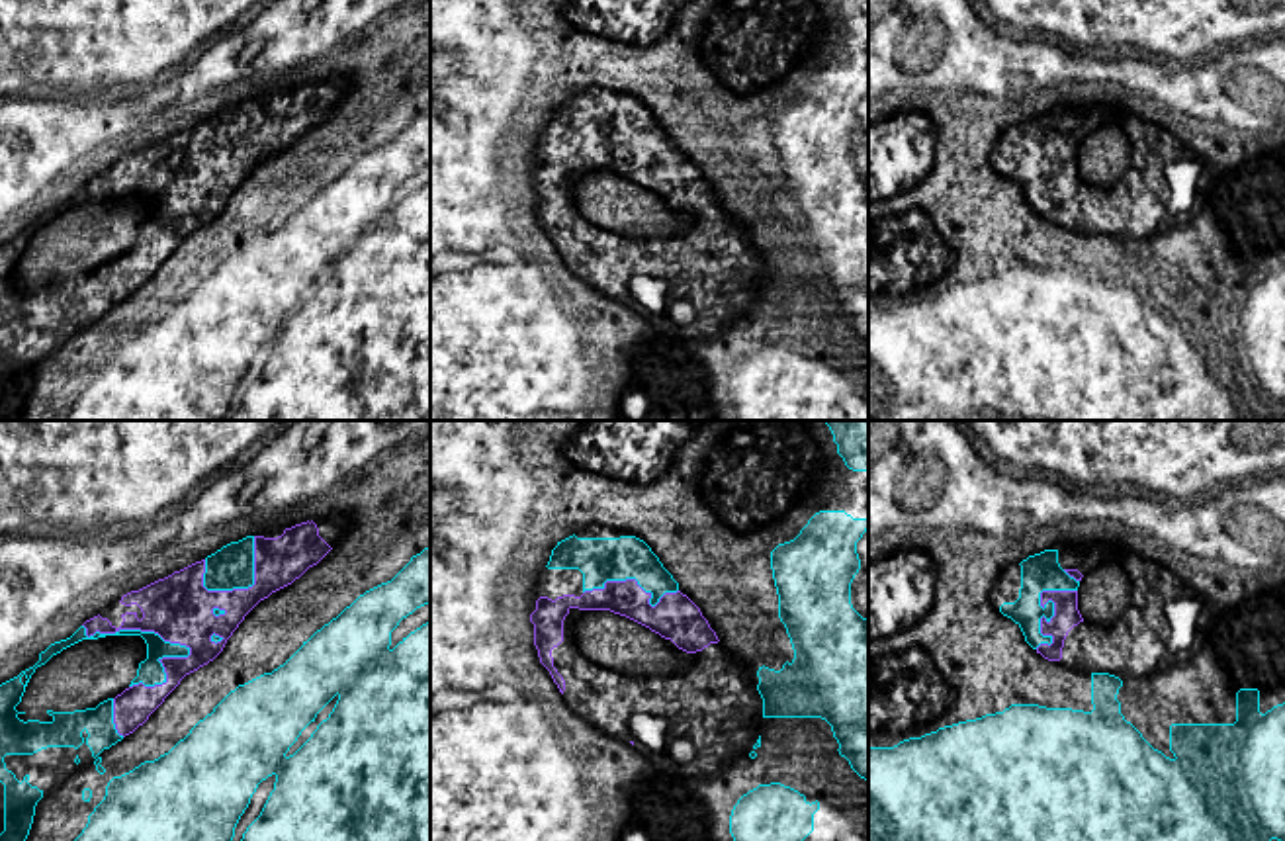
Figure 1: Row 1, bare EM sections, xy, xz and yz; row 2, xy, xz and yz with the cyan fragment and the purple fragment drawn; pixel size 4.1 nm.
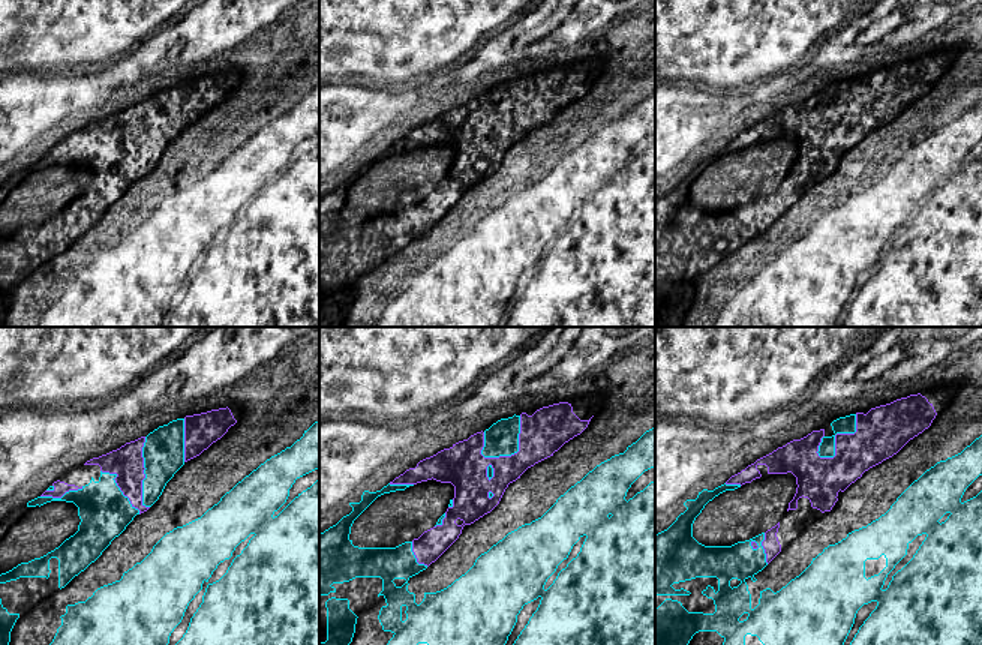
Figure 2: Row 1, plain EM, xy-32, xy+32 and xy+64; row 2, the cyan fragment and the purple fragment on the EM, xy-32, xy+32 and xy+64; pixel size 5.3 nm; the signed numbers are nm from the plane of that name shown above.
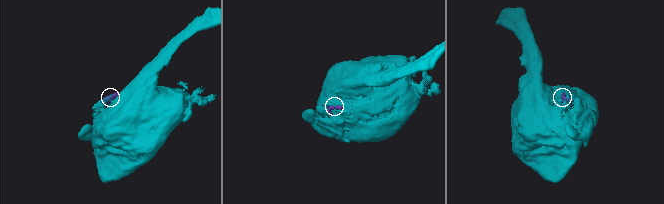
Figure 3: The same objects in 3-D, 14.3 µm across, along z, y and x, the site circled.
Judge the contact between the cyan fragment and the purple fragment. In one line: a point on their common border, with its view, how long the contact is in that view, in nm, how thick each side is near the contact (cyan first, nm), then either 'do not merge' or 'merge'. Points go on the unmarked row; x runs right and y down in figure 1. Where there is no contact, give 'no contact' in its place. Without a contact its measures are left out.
contact xy (135, 192); length 460 nm; calibres 110 and 280 nm; do not merge

